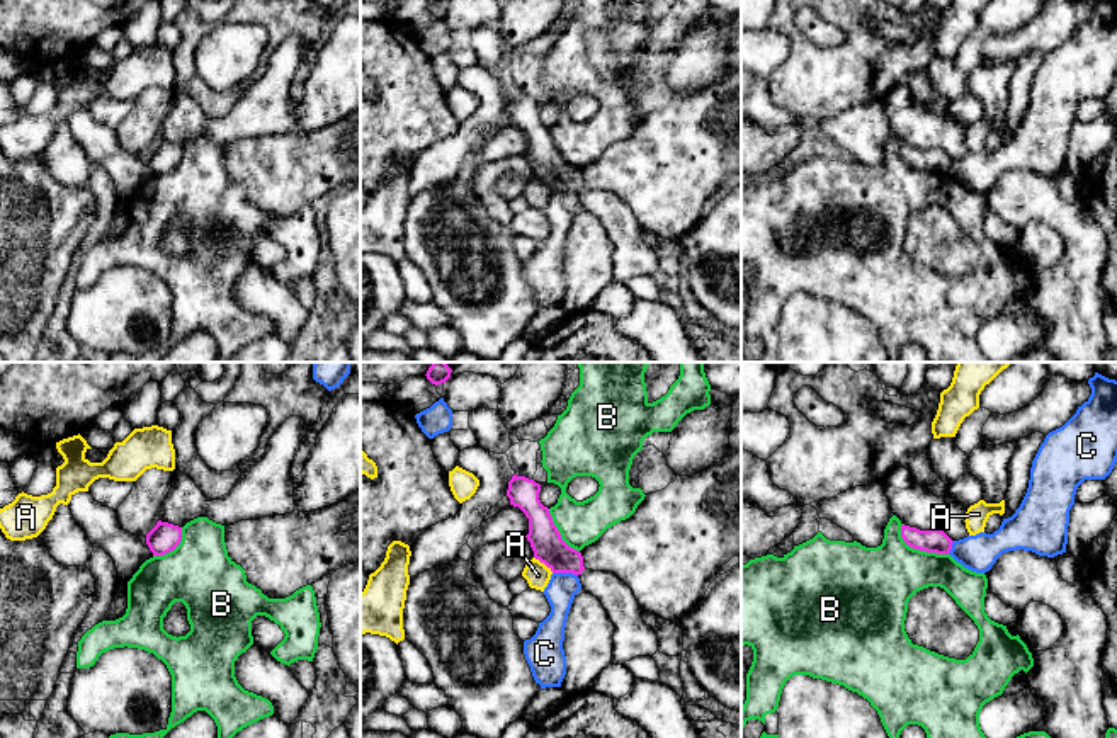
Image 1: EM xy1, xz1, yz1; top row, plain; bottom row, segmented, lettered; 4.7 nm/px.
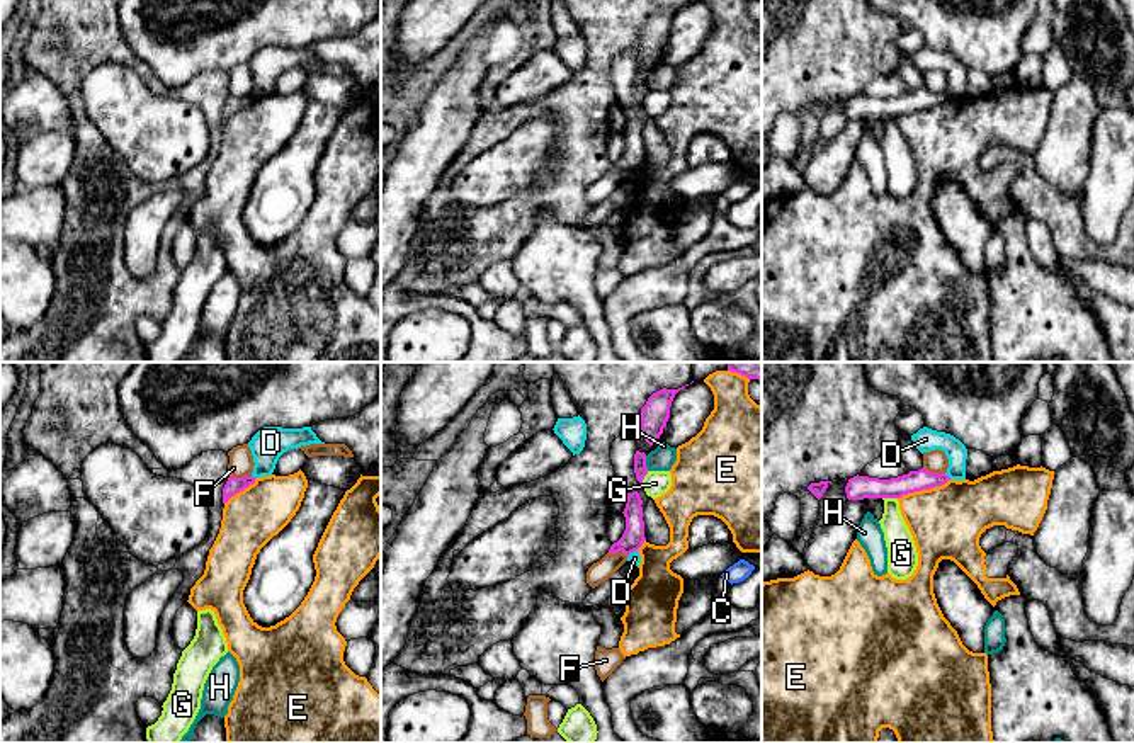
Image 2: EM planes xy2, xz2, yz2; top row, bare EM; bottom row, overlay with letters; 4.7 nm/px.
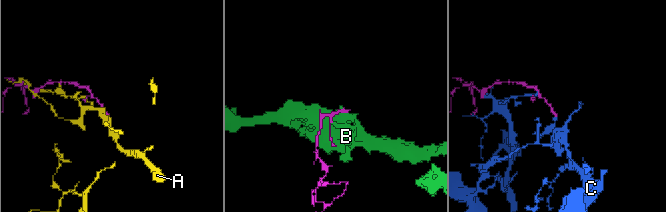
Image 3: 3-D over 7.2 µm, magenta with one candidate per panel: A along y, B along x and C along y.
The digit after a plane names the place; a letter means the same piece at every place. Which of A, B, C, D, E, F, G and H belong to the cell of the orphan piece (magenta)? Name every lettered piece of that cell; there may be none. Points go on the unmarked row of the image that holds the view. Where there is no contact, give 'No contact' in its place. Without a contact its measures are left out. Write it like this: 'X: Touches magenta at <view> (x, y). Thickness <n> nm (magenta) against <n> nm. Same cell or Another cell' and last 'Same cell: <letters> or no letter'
A: Touches magenta at xz1 (544, 182). Thickness 150 nm (magenta) against 120 nm. Another cell
B: Touches magenta at yz1 (918, 167). Thickness 110 nm (magenta) against 340 nm. Another cell
C: Touches magenta at xz1 (565, 191). Thickness 150 nm (magenta) against 140 nm. Another cell
D: Touches magenta at yz2 (946, 94). Thickness 100 nm (magenta) against 110 nm. Another cell
E: Touches magenta at yz2 (924, 107). Thickness 100 nm (magenta) against 340 nm. Another cell
F: Touches magenta at yz2 (934, 92). Thickness 100 nm (magenta) against 110 nm. Another cell
G: Touches magenta at yz2 (890, 116). Thickness 110 nm (magenta) against 130 nm. Another cell
H: Touches magenta at xz2 (645, 82). Thickness 60 nm (magenta) against 110 nm. Another cell
Same cell: no letter

